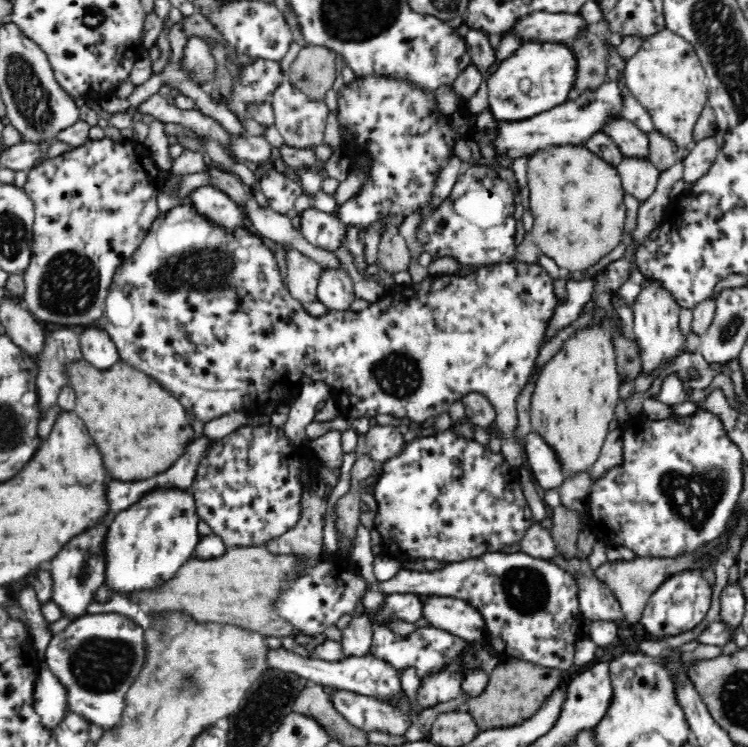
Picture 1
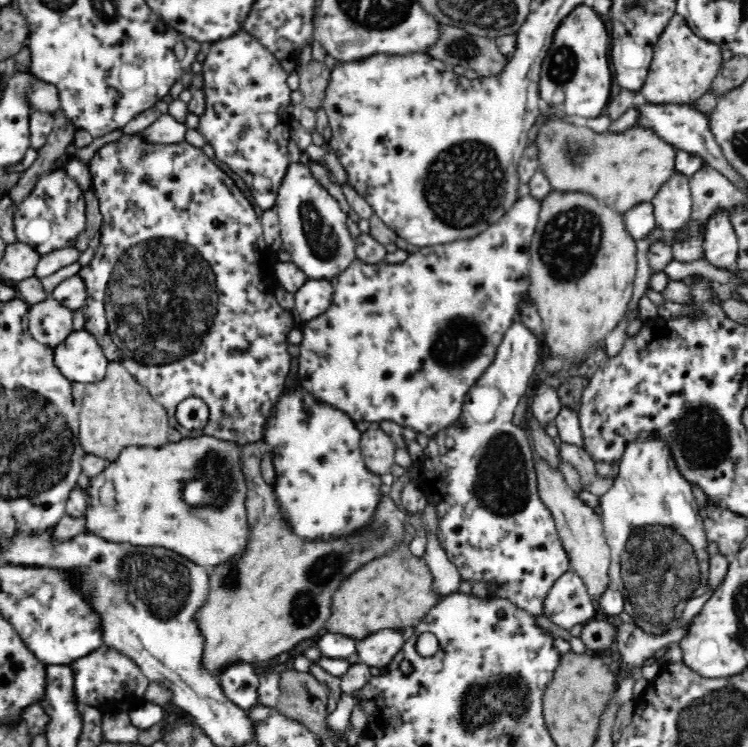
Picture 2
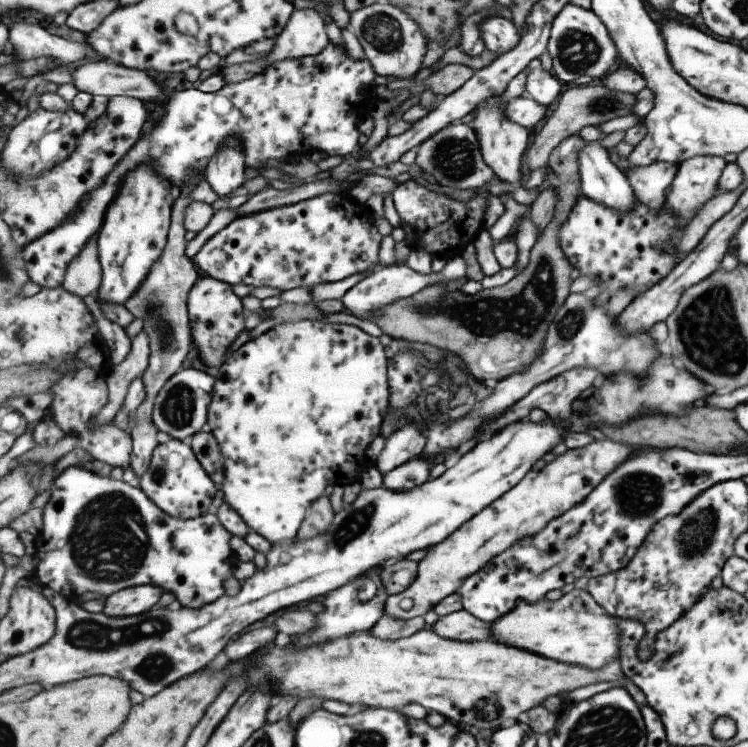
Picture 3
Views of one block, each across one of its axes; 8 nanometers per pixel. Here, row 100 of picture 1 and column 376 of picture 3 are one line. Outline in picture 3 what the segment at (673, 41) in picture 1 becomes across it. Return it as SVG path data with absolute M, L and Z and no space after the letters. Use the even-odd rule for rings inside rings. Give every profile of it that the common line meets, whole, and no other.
M431 628L424 629L422 632L419 632L411 637L401 638L400 640L381 640L377 638L375 634L371 634L369 630L360 631L354 634L349 634L342 638L335 638L335 640L329 640L328 642L317 642L319 646L307 646L307 648L297 648L297 646L287 646L287 648L281 648L281 646L275 646L271 650L271 654L265 654L265 656L257 656L253 658L257 662L257 666L253 668L253 672L249 670L249 688L245 692L249 692L251 688L261 688L261 686L271 686L273 694L277 697L285 698L285 696L295 696L299 700L303 698L311 698L317 696L317 698L323 698L325 700L334 700L339 702L347 702L353 710L358 706L361 707L382 707L387 709L395 709L400 711L403 706L411 704L411 702L418 703L427 710L434 710L436 713L441 714L446 720L454 720L457 722L458 726L473 726L477 729L489 729L498 731L502 729L503 726L507 726L512 722L517 722L517 718L543 704L546 698L551 698L551 696L557 696L557 694L563 694L563 692L573 692L577 688L584 686L589 686L590 684L597 684L599 682L617 682L622 684L621 687L625 688L633 700L639 704L640 708L642 704L648 703L644 693L625 675L625 672L622 670L622 664L620 658L617 658L615 662L609 662L609 666L605 666L601 670L591 670L591 668L585 668L585 666L577 666L573 664L567 664L553 659L545 658L543 655L533 653L532 651L522 650L521 648L516 648L515 646L508 646L507 644L502 644L494 640L485 640L483 642L467 642L467 641L455 641L447 638L442 638L435 630Z

